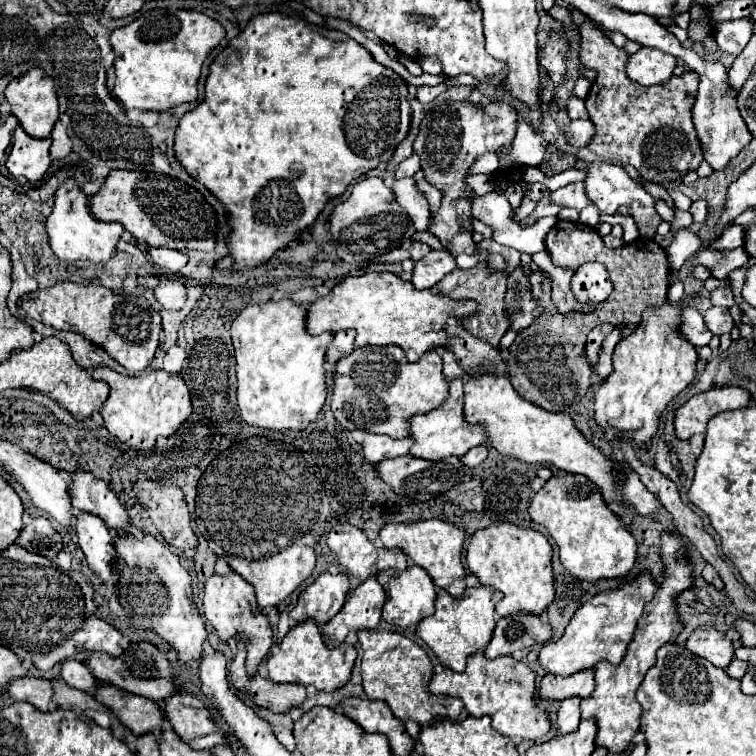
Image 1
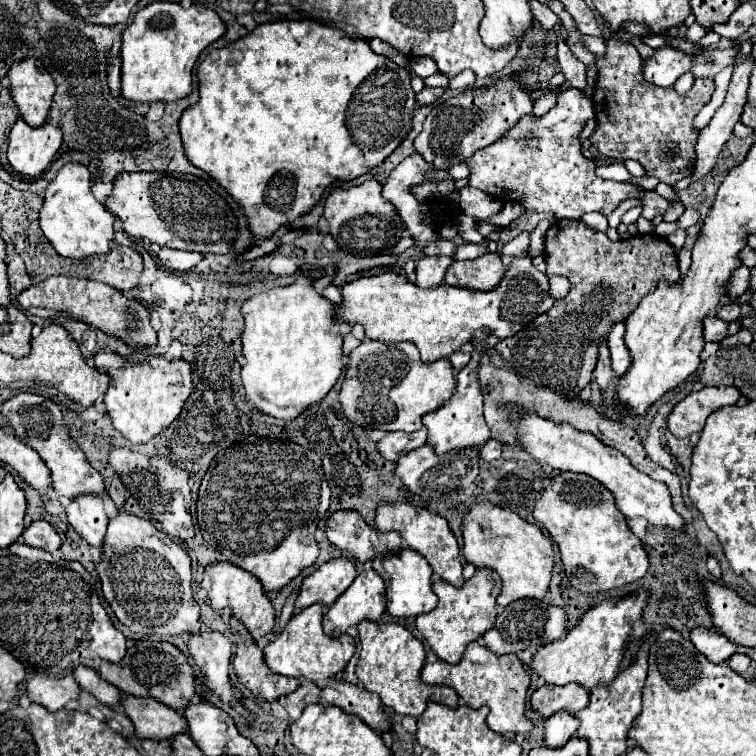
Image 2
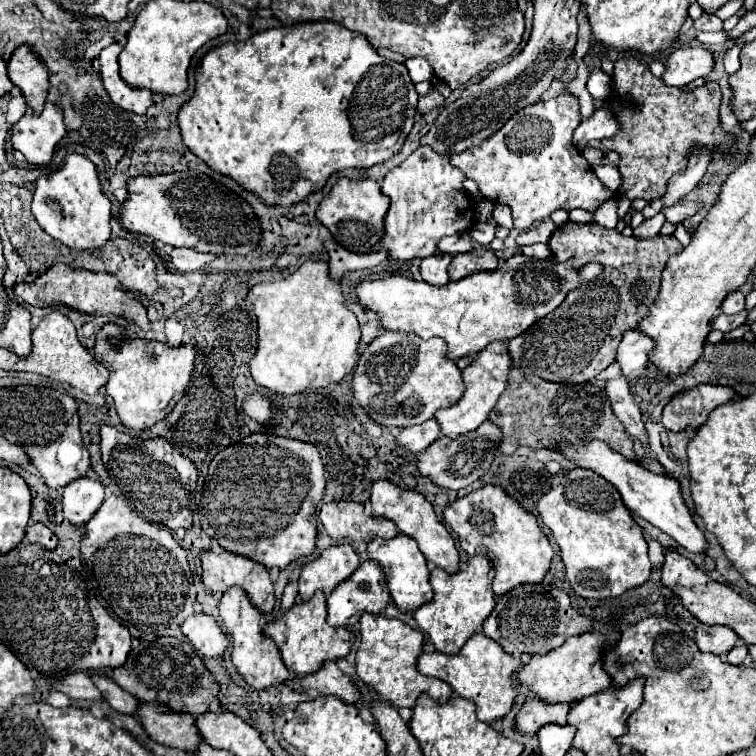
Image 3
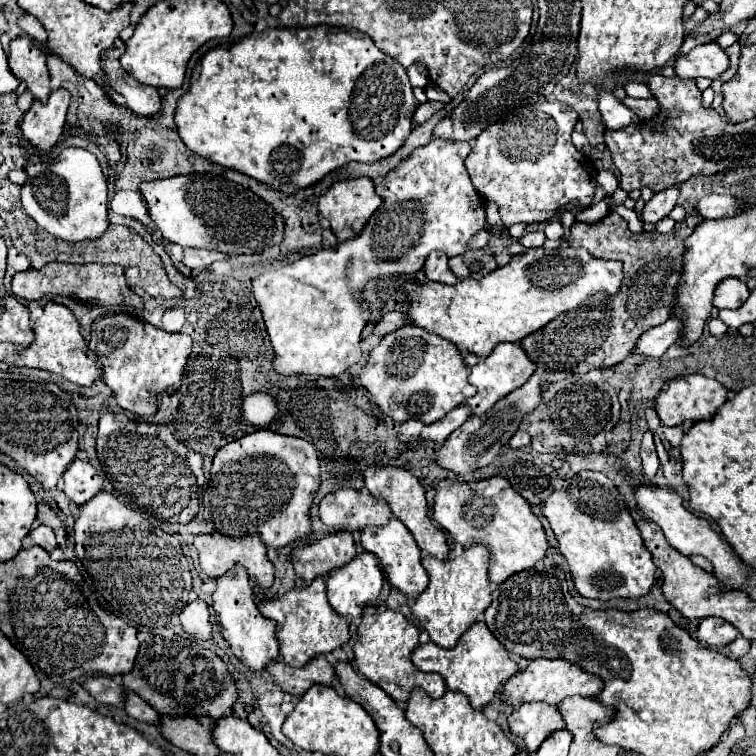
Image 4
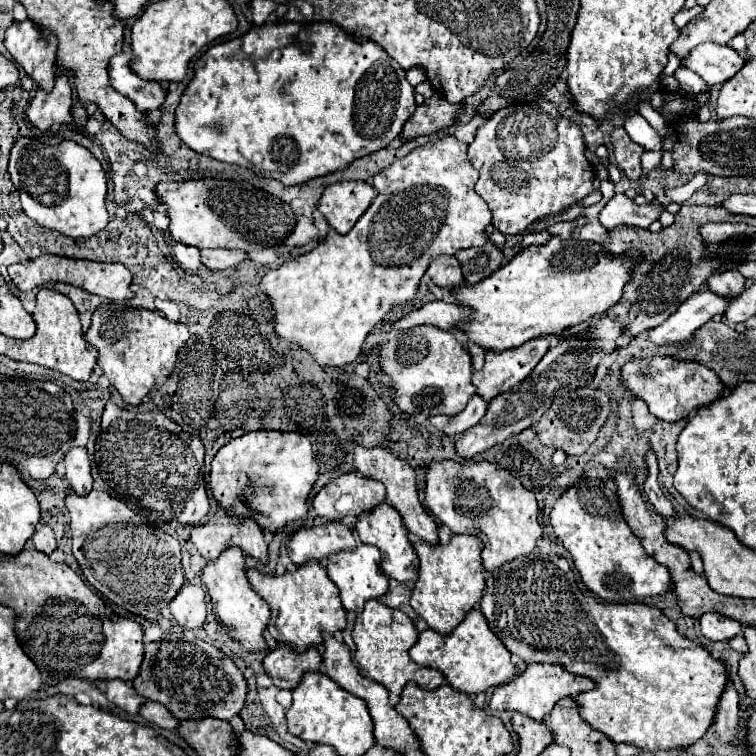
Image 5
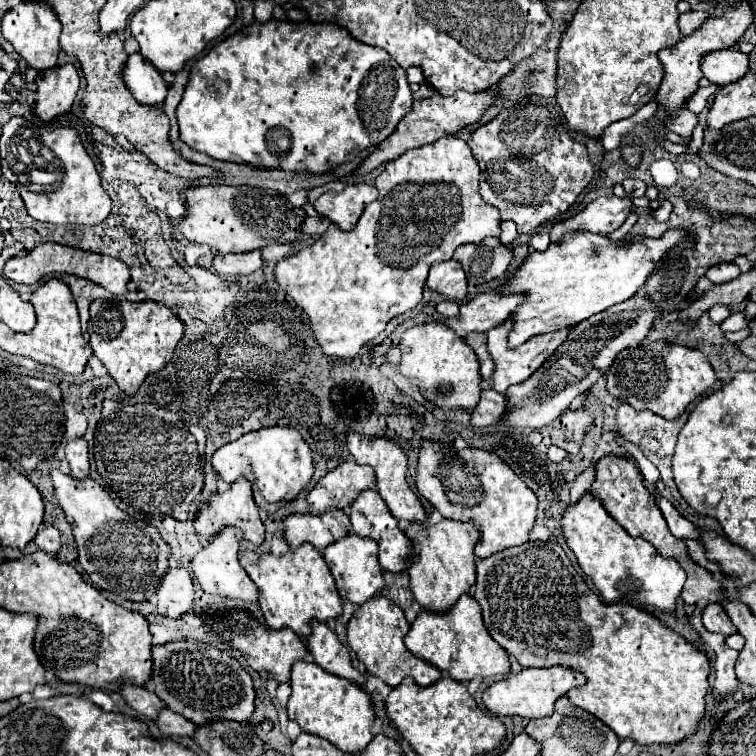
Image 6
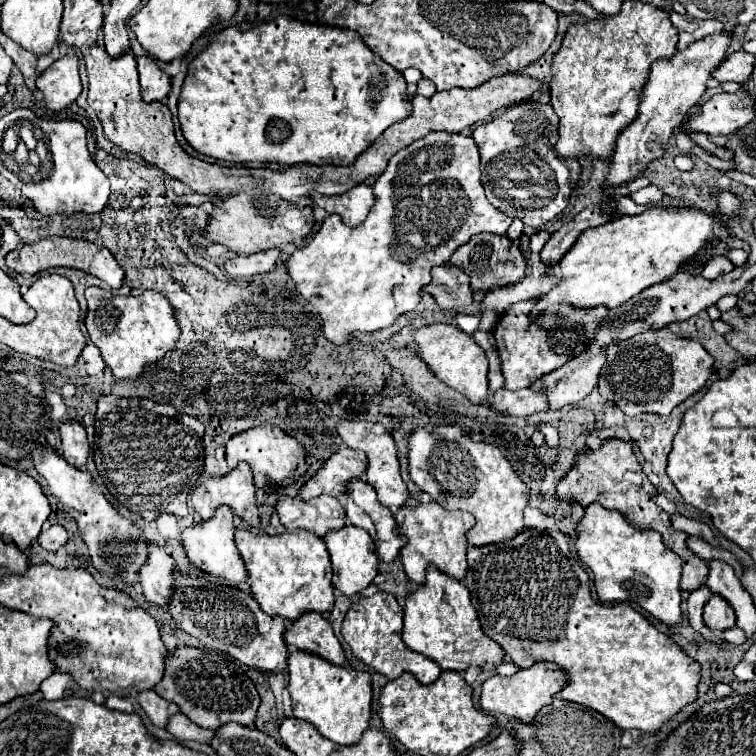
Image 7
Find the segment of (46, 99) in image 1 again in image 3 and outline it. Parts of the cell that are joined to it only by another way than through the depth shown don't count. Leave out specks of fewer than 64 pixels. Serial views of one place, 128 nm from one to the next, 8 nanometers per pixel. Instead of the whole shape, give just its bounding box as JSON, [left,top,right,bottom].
[8,46,48,112]

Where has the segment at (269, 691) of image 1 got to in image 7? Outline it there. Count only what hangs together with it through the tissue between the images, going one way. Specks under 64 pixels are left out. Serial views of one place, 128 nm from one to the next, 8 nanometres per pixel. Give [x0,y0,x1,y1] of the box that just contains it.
[182,504,246,586]

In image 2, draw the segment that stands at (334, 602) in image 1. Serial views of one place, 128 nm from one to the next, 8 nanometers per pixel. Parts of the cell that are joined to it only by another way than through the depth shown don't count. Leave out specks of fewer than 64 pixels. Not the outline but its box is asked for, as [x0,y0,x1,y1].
[296,556,356,612]

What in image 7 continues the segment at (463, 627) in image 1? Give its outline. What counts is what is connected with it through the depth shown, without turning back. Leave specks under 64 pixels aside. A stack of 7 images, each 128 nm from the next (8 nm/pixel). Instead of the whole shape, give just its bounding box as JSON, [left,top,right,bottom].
[396,502,472,584]

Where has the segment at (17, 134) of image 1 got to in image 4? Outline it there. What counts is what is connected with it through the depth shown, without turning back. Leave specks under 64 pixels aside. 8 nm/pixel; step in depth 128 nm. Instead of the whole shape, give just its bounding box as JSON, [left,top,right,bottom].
[20,88,70,150]

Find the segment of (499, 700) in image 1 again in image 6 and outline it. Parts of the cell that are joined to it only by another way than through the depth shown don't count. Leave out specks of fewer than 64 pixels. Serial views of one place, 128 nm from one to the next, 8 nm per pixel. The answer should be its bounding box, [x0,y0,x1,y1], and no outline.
[404,594,510,682]

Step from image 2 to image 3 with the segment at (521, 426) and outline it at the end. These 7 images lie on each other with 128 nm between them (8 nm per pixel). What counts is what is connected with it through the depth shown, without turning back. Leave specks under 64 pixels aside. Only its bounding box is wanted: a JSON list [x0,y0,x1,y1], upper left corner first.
[556,440,708,554]

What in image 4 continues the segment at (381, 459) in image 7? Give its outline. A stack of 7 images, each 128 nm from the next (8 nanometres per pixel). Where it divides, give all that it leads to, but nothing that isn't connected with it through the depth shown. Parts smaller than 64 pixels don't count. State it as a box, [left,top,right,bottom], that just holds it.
[362,464,450,560]

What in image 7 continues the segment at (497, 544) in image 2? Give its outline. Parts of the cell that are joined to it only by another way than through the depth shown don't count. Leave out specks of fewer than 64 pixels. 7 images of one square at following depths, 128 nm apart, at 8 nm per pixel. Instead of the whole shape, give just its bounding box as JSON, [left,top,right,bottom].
[408,424,530,546]

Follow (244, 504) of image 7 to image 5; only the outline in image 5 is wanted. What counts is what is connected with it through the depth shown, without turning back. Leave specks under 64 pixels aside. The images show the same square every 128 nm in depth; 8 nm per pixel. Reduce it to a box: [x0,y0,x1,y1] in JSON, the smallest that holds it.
[190,512,268,562]

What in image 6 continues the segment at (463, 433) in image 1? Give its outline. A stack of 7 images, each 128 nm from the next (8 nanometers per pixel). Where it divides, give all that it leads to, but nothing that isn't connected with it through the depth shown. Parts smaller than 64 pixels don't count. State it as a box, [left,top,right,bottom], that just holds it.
[482,320,572,392]

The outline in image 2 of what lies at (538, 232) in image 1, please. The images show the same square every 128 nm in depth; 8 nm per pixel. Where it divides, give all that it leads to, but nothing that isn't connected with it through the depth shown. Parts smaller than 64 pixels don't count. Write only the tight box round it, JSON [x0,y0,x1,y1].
[458,186,502,220]

